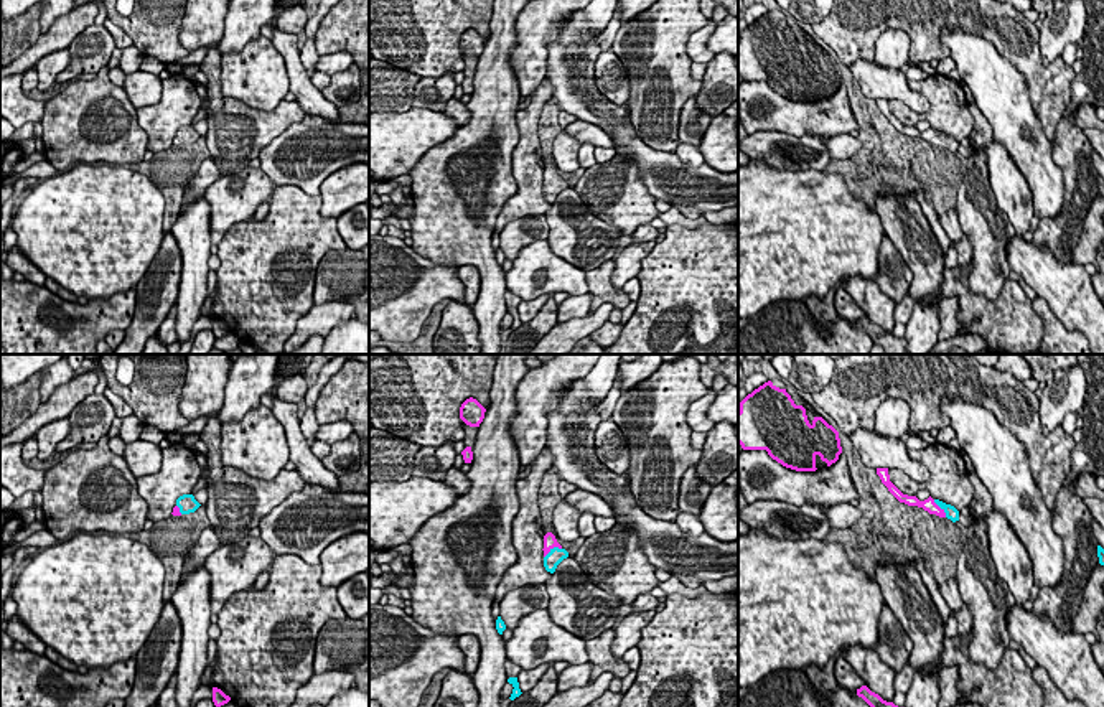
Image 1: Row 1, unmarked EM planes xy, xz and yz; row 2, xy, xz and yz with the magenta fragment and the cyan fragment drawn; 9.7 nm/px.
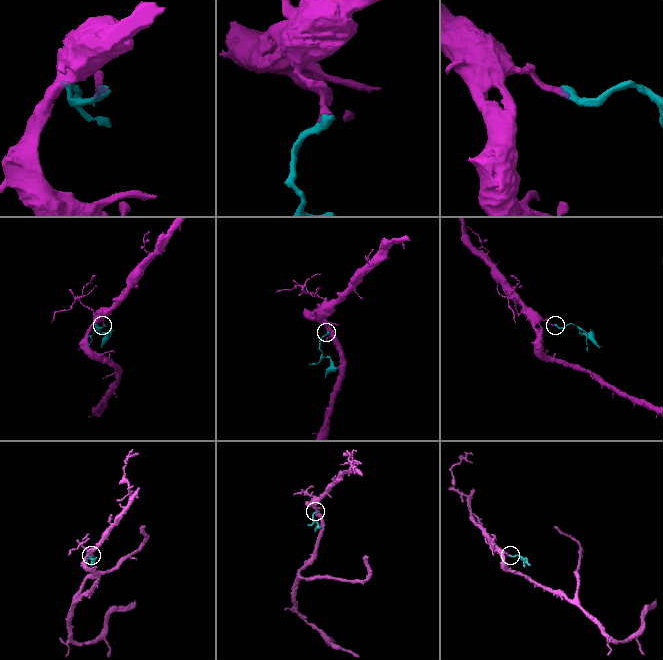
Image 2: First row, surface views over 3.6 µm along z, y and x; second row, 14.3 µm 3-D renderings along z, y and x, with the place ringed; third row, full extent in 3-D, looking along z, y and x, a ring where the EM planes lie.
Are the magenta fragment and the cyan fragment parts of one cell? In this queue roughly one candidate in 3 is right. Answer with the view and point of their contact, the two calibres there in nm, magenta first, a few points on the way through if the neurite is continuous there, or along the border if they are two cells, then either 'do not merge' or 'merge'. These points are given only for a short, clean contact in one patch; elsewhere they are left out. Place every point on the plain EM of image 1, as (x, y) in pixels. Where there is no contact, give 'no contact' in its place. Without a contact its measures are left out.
meets magenta in xz at (552, 178); 130 nm thick on the magenta side, 160 nm on the other; runs through xz (549, 170), (552, 178), (556, 187); merge

